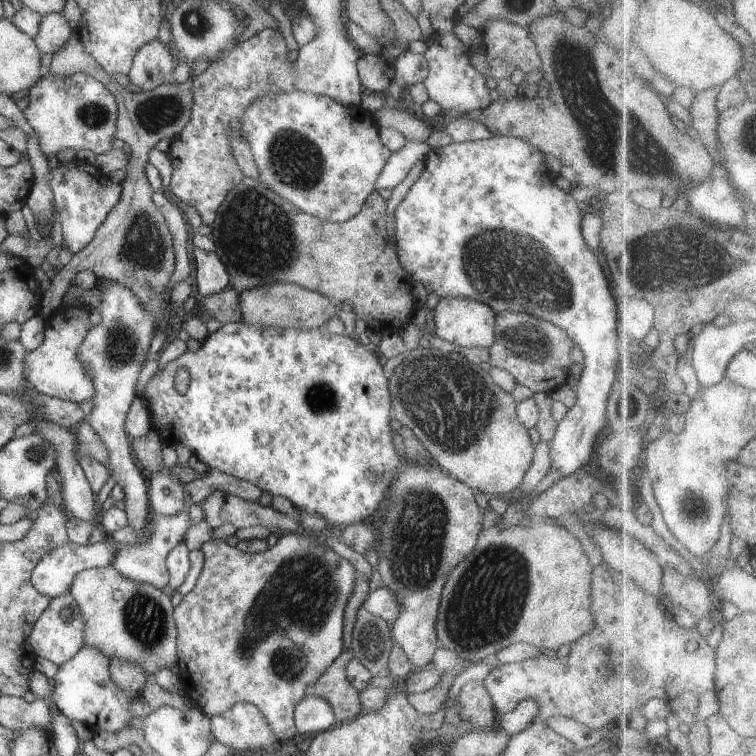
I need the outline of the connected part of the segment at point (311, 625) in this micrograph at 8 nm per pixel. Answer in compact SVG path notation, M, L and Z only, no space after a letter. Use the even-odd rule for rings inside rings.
M302 530L280 534L276 545L271 548L268 547L261 553L245 553L238 547L228 545L224 539L219 537L205 542L200 550L205 561L198 582L192 592L185 594L182 602L173 608L177 628L177 660L181 667L181 673L178 677L184 694L191 699L194 706L209 717L221 715L236 703L252 703L267 718L278 741L290 740L290 738L294 738L297 732L294 720L296 705L309 693L310 686L320 678L321 674L324 674L327 667L342 654L345 608L356 584L357 570L350 564L349 560L342 558L332 547L323 546L316 541L314 534Z

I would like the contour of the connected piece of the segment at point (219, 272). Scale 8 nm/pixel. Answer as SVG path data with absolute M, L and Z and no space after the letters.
M194 247L194 264L196 264L196 290L202 297L207 297L229 287L230 275L223 261L215 251L205 251Z

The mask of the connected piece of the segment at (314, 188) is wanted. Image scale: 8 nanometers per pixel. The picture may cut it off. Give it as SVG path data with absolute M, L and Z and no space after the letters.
M302 91L267 94L256 99L242 115L241 132L255 158L260 182L298 210L331 223L346 222L362 210L368 195L376 190L375 180L392 153L380 140L373 114L360 106L347 107L327 96Z

